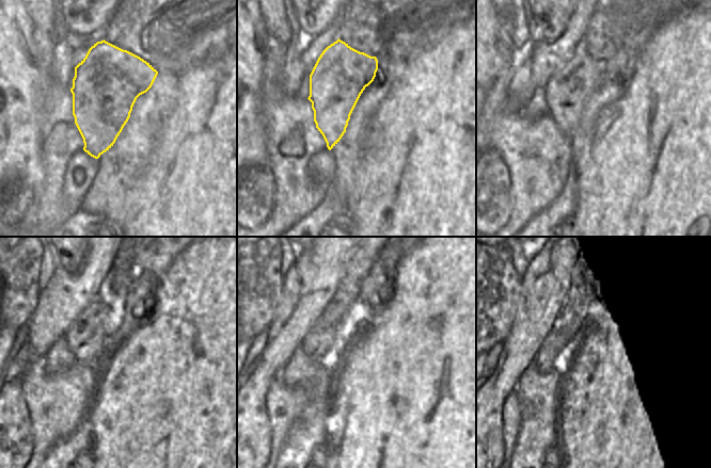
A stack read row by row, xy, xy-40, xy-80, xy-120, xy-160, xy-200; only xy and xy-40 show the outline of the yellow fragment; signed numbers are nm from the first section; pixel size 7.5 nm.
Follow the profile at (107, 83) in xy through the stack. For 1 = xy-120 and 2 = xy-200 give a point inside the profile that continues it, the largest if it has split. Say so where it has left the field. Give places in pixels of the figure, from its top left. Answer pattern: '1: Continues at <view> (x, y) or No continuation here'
1: Continues at xy-120 (85, 337)
2: Continues at xy-200 (556, 339)

